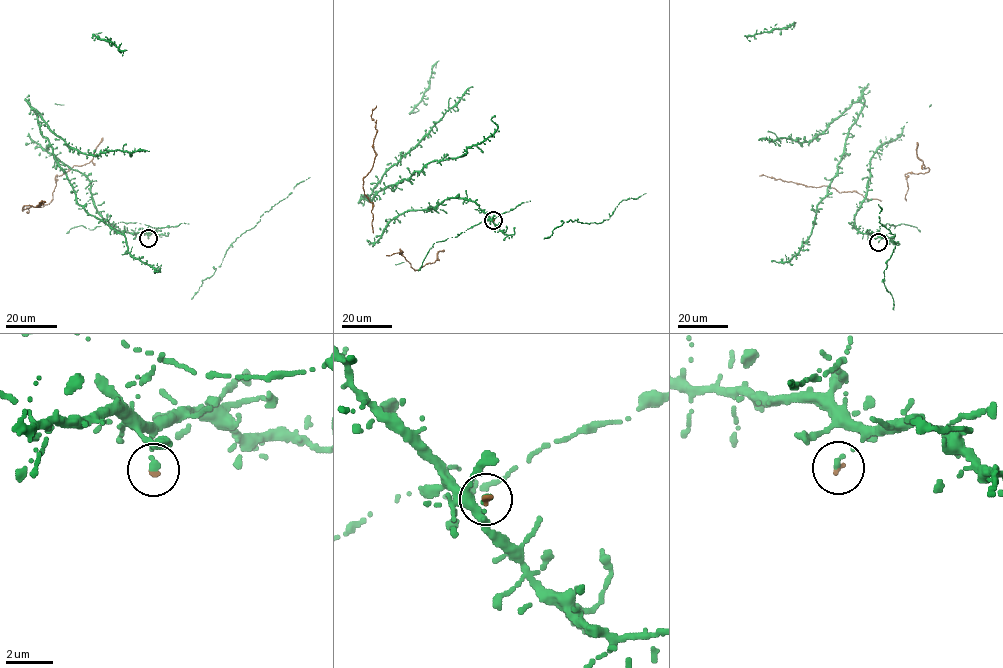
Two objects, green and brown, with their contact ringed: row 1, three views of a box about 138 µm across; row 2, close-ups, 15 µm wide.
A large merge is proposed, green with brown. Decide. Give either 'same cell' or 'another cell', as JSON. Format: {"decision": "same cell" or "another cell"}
{"decision": "same cell"}

